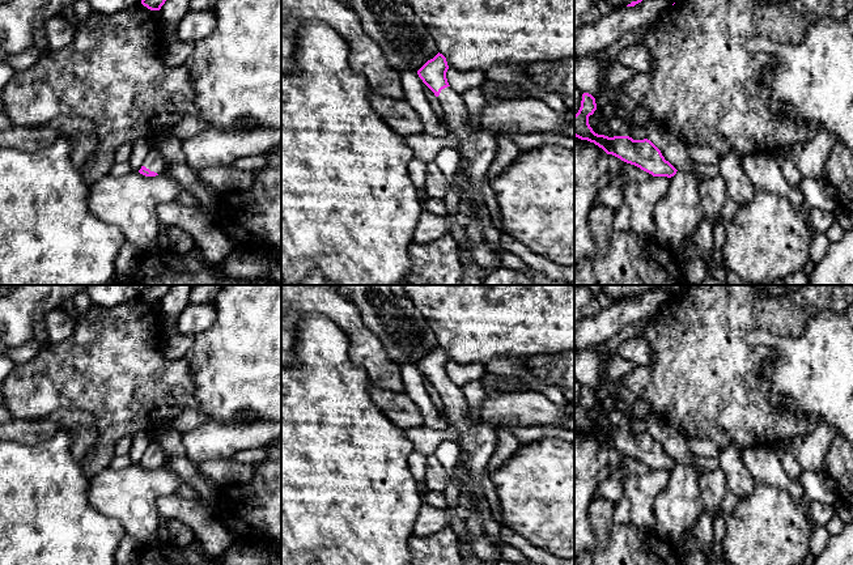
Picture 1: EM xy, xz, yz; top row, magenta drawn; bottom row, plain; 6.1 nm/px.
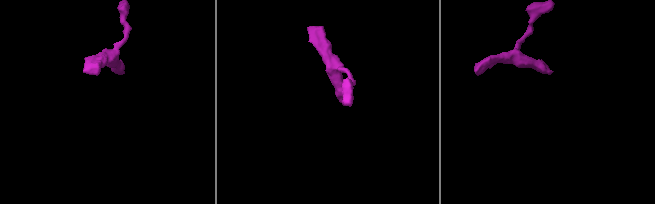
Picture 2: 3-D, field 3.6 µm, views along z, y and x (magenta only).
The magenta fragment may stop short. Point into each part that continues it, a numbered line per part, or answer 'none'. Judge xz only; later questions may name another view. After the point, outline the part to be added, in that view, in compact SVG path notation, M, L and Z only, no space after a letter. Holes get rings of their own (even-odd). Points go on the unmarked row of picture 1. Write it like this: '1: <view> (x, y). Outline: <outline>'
1: xz (478, 442). Outline: M451 379L441 383L437 390L442 399L444 416L458 432L461 458L455 467L455 477L461 494L467 494L474 505L474 513L463 523L467 532L459 536L463 552L463 565L483 565L484 561L474 552L471 541L485 535L485 519L481 514L479 501L485 498L480 484L480 476L487 472L487 464L497 447L497 434L485 424L474 424L468 416L467 402Z

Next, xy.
1: xy (155, 454). Outline: M154 438L149 447L147 449L143 459L149 462L150 464L154 464L157 467L162 467L166 462L166 454L165 451L160 447L157 439Z

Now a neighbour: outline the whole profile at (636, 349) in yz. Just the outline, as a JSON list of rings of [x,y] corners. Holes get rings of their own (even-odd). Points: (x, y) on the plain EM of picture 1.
[[[637,335],[624,340],[619,345],[616,354],[633,362],[636,366],[641,366],[650,361],[652,349],[648,340]]]

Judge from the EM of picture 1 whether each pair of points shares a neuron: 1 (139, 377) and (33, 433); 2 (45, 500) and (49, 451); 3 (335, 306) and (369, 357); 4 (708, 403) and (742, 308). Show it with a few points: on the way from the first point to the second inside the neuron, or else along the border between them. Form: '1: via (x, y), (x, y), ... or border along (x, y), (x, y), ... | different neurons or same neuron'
1: border along (45, 419), (59, 410), (83, 410), (97, 432) | different neurons
2: via (45, 488), (45, 475), (49, 463) | same neuron
3: via (348, 319), (364, 344) | same neuron
4: via (708, 379), (708, 342), (718, 331) | same neuron

